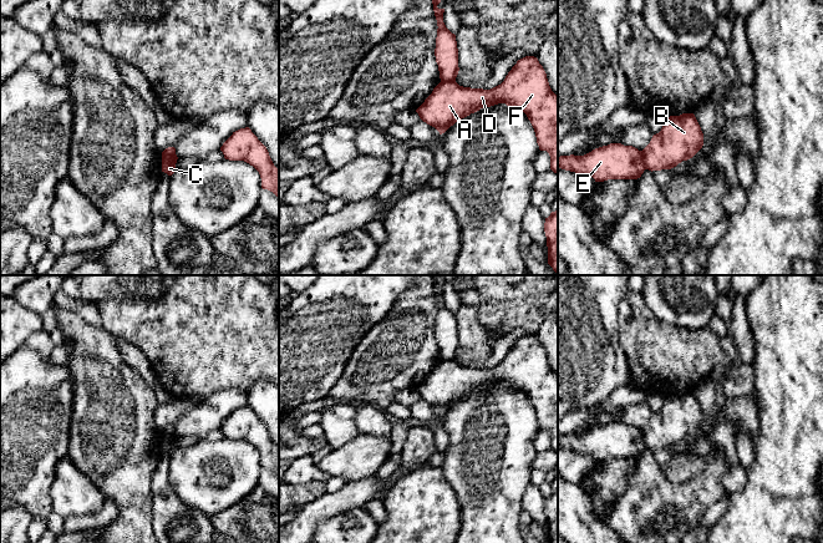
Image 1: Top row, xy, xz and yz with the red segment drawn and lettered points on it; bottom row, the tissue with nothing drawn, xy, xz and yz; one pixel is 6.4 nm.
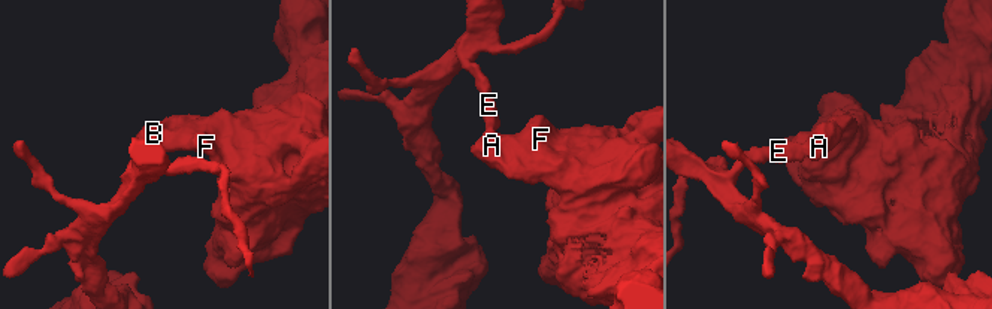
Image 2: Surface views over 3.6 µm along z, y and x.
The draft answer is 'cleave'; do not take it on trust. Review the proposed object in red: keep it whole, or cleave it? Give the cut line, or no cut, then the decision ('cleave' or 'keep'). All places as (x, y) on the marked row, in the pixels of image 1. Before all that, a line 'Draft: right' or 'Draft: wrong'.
Draft: right
cut in yz along (640, 151), (646, 168); cleave

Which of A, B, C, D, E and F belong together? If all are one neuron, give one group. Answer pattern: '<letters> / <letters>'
A B D F / C E

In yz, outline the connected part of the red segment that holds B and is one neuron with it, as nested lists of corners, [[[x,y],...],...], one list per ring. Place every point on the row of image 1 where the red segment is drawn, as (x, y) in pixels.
[[[694,113],[665,118],[661,131],[641,151],[649,171],[671,169],[692,158],[703,146],[703,133]]]

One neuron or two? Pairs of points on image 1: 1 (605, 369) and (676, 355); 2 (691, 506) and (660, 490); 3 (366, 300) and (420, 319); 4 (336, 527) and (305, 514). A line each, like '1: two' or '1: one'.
1: two
2: one
3: two
4: two

